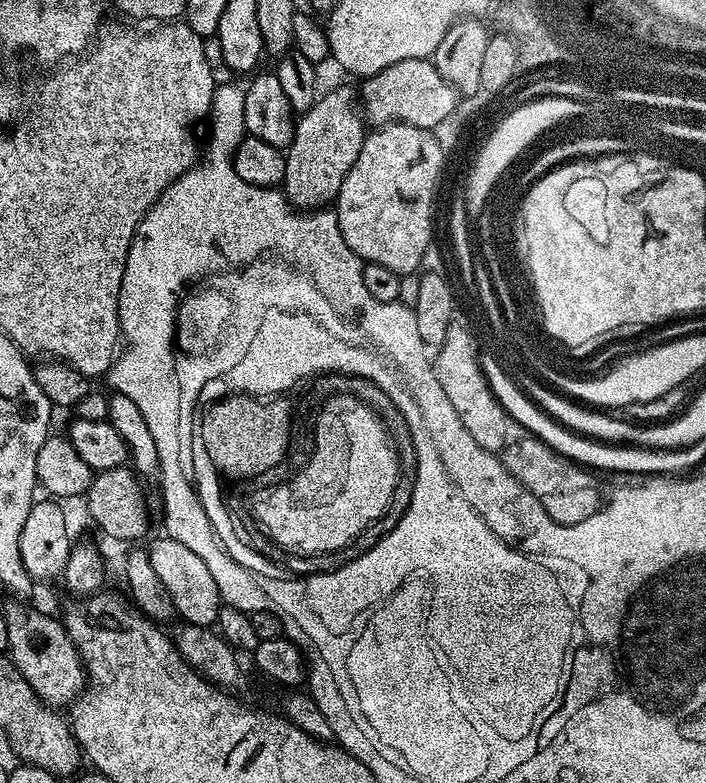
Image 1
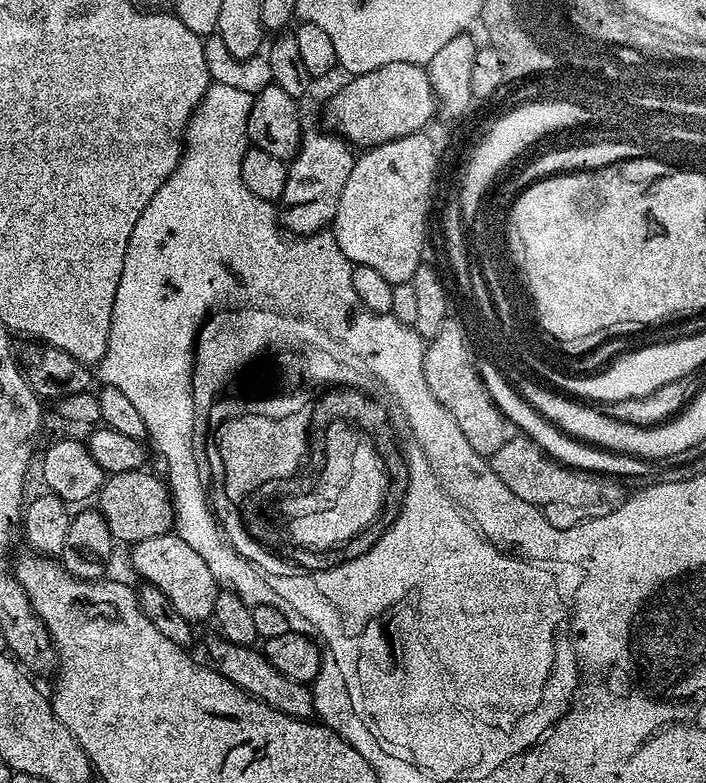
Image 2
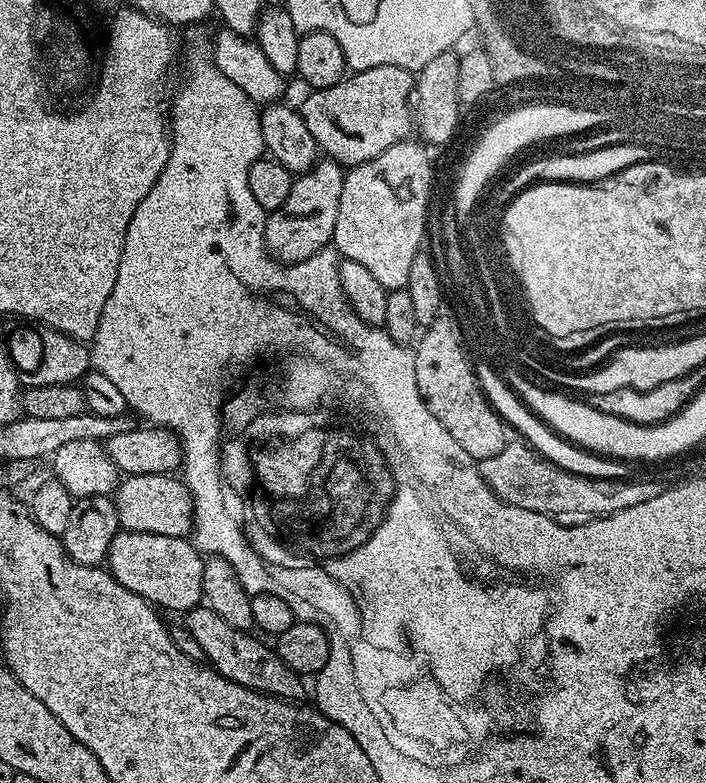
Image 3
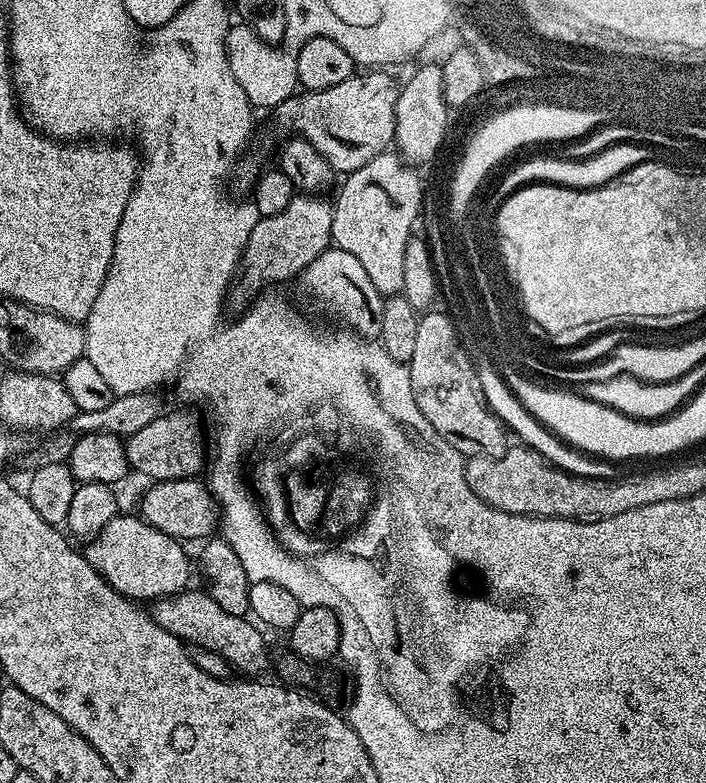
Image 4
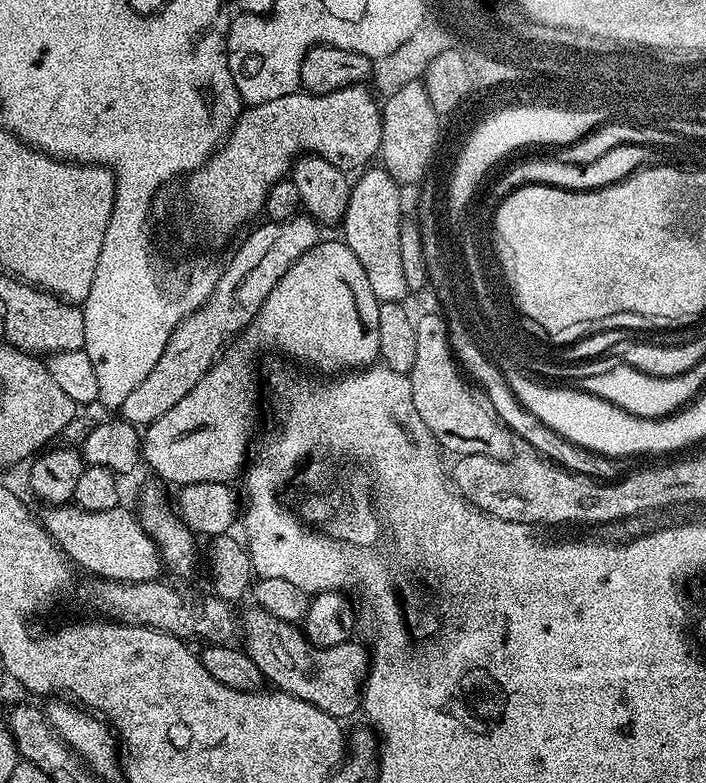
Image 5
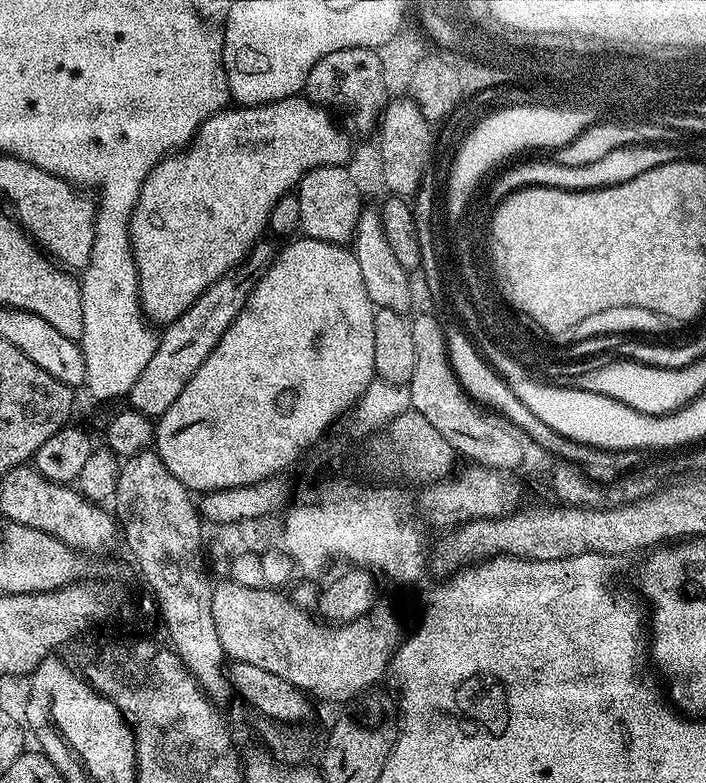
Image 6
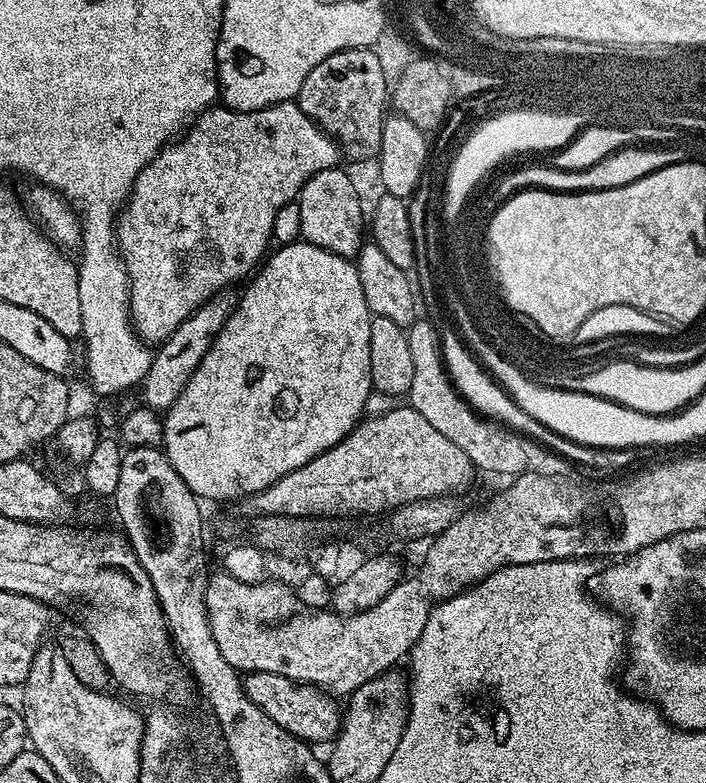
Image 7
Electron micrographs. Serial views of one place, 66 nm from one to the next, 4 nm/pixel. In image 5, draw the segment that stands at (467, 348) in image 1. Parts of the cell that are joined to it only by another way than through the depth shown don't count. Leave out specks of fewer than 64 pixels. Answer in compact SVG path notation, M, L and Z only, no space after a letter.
M439 311L424 312L421 316L417 315L415 321L414 366L408 381L418 418L426 422L441 449L456 452L457 457L482 454L495 460L511 460L517 455L518 440L499 416L484 389L473 383L457 363L444 316Z

